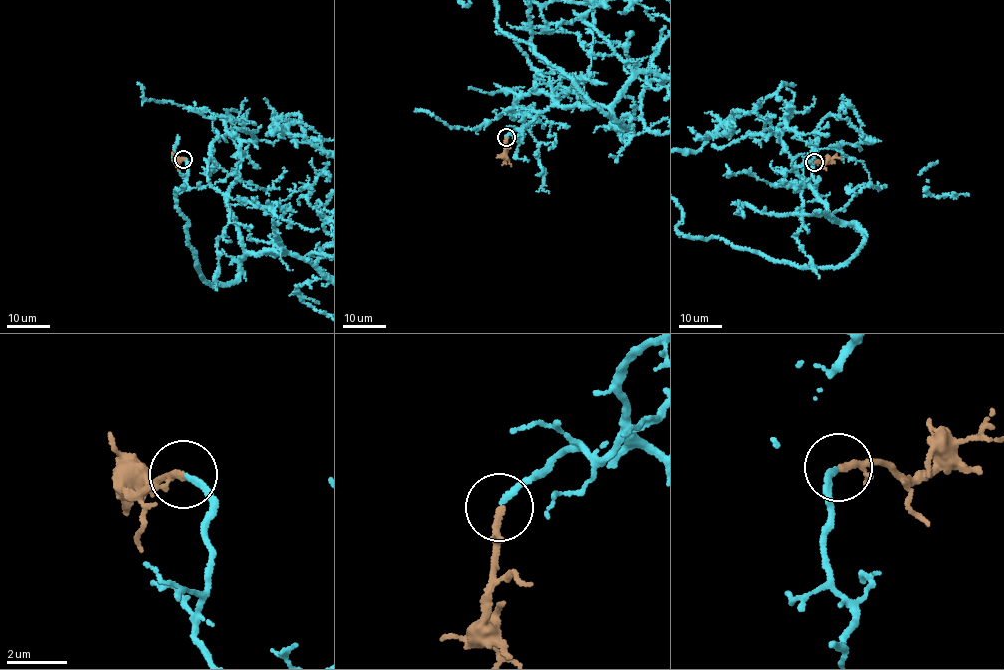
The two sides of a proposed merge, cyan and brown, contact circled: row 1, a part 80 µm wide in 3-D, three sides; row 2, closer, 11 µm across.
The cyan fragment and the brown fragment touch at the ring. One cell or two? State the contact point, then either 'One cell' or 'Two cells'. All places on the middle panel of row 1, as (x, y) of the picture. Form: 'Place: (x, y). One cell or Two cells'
Place: (506, 137). One cell

